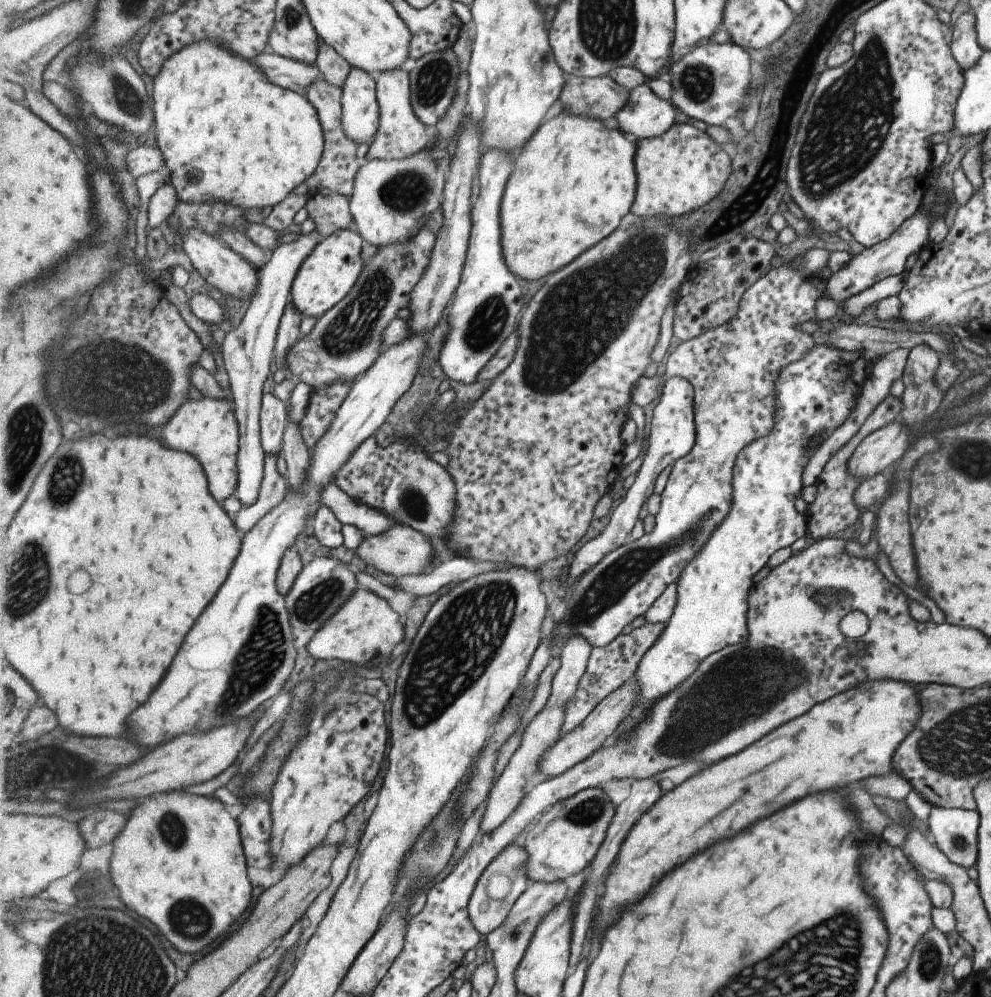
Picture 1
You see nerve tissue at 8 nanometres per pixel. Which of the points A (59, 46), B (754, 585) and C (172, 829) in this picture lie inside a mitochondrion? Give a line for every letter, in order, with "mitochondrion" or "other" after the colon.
A: other
B: other
C: mitochondrion

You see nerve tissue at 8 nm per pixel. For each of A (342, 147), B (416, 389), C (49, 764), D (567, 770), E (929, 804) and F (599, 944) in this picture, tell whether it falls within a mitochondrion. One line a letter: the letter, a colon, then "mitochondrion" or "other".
A: other
B: other
C: mitochondrion
D: other
E: other
F: other

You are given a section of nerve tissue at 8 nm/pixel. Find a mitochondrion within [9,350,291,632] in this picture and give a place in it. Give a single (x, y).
(69, 473)

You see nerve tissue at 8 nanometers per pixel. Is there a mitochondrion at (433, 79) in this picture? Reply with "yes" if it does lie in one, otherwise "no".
yes

